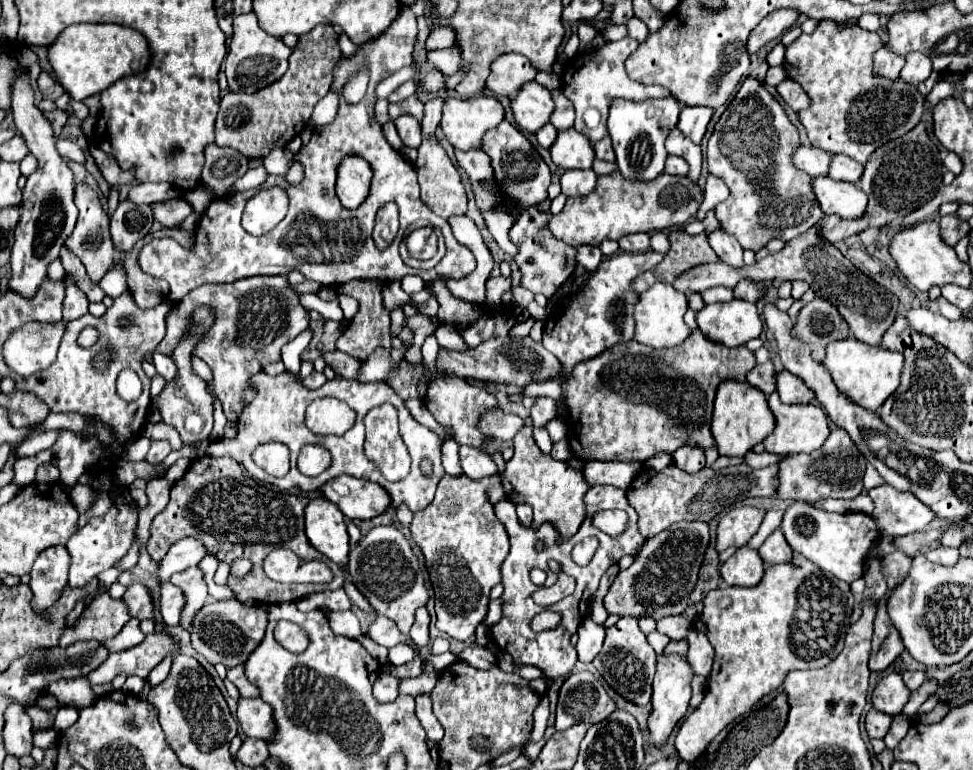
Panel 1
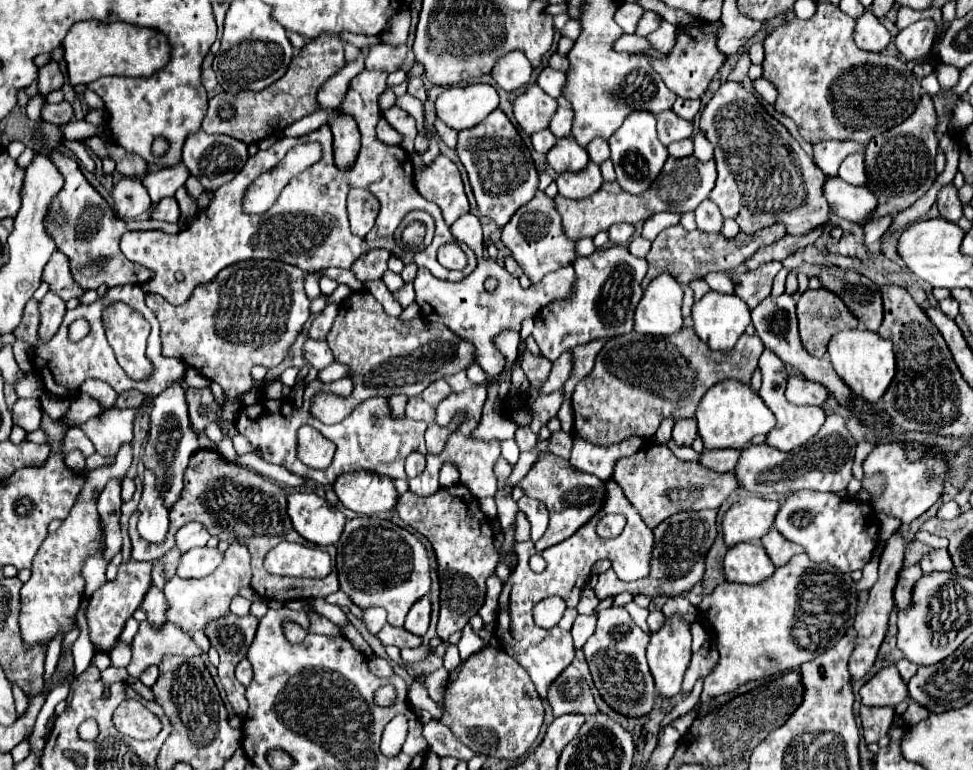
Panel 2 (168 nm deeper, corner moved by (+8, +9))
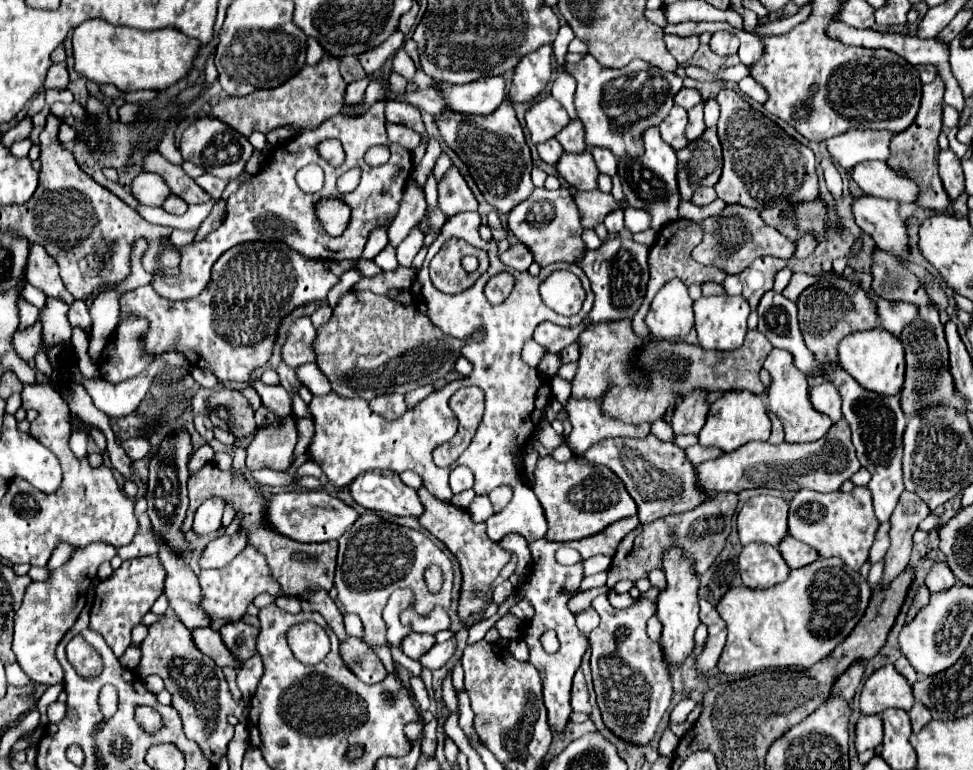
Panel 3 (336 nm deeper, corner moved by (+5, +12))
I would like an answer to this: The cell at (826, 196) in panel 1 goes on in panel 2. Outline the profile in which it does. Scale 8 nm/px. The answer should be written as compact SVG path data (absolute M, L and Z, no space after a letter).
M825 177L823 191L831 211L837 217L857 223L859 227L875 219L873 211L877 209L877 197L867 187L849 185L841 177Z

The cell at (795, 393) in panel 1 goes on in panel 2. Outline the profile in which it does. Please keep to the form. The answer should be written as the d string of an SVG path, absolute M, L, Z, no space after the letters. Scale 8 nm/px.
M789 377L785 395L795 405L817 405L817 407L823 407L823 403L829 397L829 391L821 383L807 381L805 377Z

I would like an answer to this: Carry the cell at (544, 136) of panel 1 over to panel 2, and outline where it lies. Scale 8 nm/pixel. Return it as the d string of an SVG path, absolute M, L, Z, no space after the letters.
M545 129L545 131L539 131L539 133L531 135L531 143L533 143L533 149L535 149L537 153L547 155L547 153L549 153L549 149L557 143L557 139L555 139L555 135L553 135L553 133L549 133L549 131Z

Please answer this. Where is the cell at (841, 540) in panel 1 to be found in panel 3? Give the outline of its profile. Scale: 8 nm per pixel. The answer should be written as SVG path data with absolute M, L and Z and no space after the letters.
M854 488L852 492L814 492L800 490L792 502L788 512L788 532L800 540L808 542L822 558L836 556L852 570L860 570L860 566L868 560L868 550L874 542L874 534L878 530L878 520L872 510L872 496L868 488Z

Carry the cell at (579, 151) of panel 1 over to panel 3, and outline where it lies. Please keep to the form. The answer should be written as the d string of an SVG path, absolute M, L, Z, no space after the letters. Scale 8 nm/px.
M588 150L576 152L576 154L564 152L560 156L560 160L556 162L556 170L558 170L560 178L564 178L568 184L576 186L578 190L594 190L596 188L598 168Z

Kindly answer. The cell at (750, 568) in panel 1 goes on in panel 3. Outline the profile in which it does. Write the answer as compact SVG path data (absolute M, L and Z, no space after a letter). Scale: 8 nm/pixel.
M752 542L742 548L738 556L738 568L740 568L742 584L748 588L776 586L790 572L778 548L772 548L770 544L762 544L762 542Z

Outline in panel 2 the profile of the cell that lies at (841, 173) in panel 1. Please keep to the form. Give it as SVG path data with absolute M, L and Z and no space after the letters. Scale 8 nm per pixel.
M855 153L855 155L849 155L843 163L841 163L841 169L839 169L839 177L851 185L867 185L867 173L865 173L865 163L863 163L863 155L861 153Z

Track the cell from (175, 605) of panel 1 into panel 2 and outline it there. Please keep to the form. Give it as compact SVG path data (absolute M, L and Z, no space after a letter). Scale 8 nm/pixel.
M233 543L227 551L225 551L225 559L223 563L207 577L203 579L181 579L181 577L173 577L167 581L165 585L165 597L169 601L169 611L167 611L167 619L175 625L179 625L183 631L193 633L199 629L205 629L207 623L223 617L229 613L229 603L235 595L239 595L239 591L243 587L249 587L251 581L251 567L249 567L249 551L245 545Z

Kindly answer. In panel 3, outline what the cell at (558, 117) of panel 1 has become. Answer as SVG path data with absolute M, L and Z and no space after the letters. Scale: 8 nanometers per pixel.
M572 118L568 122L568 126L564 126L558 132L556 140L562 144L562 148L566 152L582 152L582 150L586 150L586 144L584 144L584 128L582 128L580 120L576 120L576 118Z

